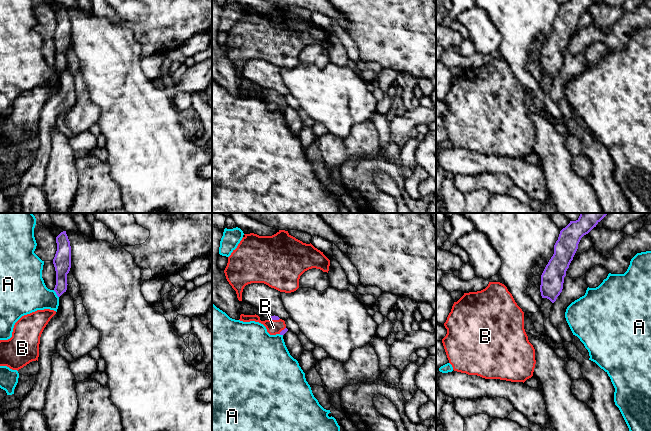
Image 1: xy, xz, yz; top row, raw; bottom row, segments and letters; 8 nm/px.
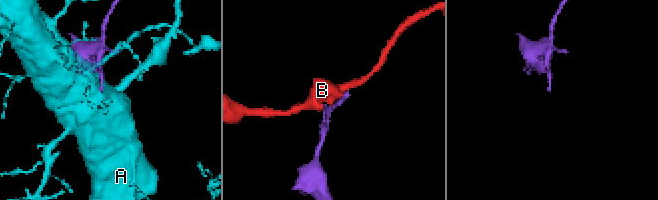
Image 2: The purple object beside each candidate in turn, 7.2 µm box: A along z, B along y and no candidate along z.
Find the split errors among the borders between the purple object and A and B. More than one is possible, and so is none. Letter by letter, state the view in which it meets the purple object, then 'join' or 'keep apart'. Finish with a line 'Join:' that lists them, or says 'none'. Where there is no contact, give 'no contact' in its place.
A: contact in xy; keep apart
B: contact in xz; join
Join: B

